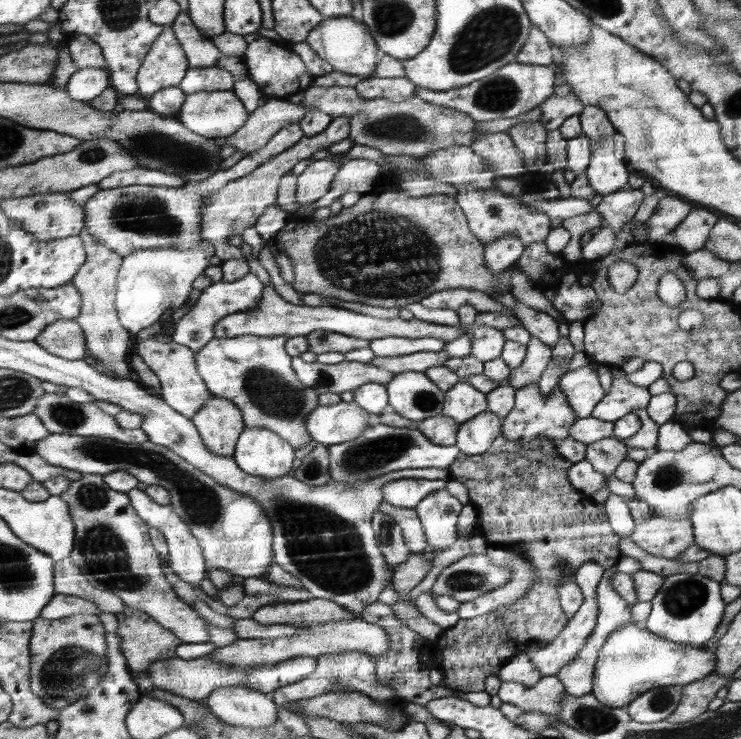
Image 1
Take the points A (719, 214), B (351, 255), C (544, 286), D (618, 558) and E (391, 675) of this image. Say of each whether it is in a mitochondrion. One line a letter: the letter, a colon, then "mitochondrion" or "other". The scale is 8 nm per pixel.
A: other
B: mitochondrion
C: other
D: other
E: mitochondrion

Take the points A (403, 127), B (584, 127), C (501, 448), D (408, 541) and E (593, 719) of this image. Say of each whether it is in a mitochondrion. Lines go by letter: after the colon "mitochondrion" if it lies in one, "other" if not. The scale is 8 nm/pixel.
A: mitochondrion
B: other
C: other
D: other
E: mitochondrion

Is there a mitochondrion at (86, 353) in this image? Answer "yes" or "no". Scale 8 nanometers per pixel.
no

